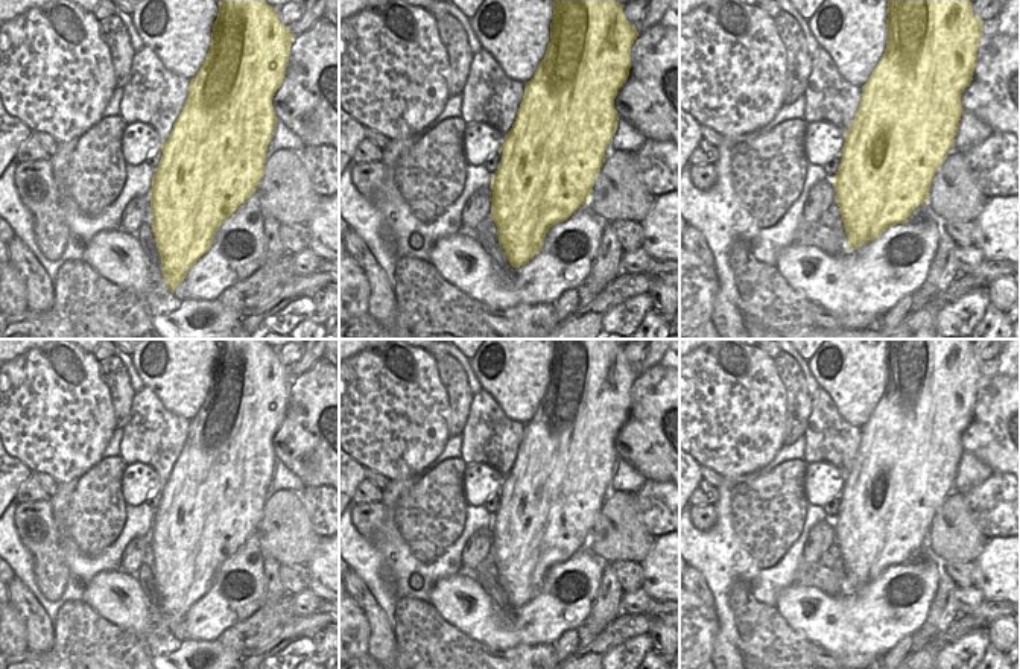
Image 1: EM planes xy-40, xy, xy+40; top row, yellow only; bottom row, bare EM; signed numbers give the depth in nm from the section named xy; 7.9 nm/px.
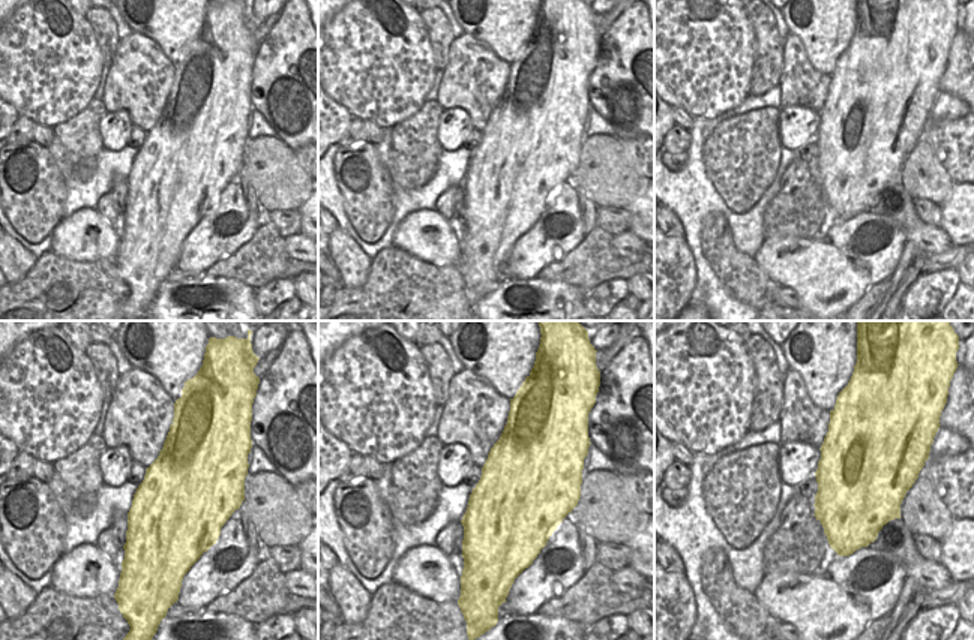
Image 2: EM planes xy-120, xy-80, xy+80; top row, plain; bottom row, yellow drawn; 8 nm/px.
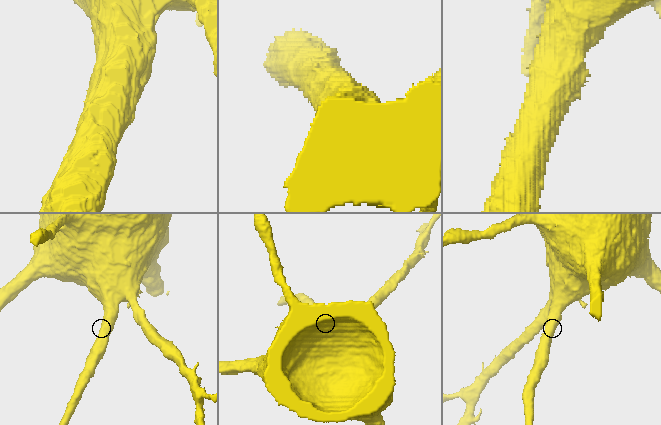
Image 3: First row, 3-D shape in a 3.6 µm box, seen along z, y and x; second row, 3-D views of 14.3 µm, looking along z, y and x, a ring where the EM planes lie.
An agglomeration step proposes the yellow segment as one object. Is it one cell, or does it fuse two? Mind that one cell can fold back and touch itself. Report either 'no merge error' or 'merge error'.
merge error

